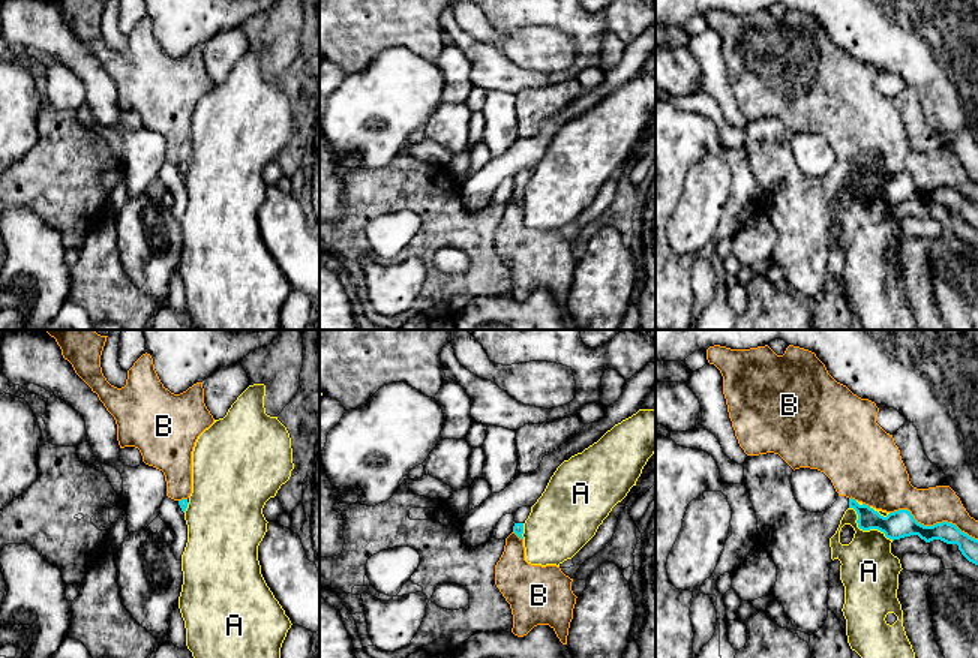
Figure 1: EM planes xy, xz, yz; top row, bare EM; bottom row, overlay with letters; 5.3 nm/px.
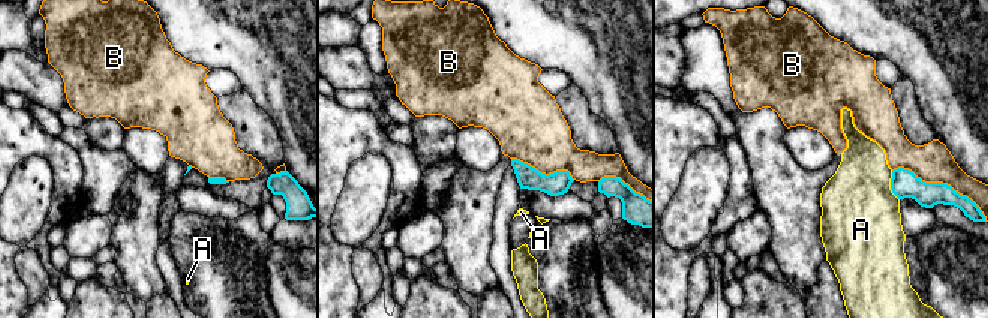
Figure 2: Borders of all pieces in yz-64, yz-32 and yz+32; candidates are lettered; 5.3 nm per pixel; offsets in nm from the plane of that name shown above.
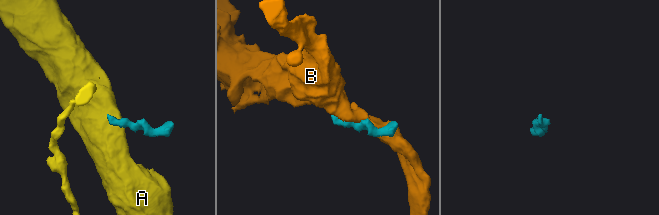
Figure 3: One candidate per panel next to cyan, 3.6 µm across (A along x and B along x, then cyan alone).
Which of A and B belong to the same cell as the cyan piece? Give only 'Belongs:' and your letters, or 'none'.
Belongs: none

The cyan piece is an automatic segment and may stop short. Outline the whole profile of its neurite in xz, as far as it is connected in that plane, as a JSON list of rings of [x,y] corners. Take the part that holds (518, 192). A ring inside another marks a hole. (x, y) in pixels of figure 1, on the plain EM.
[[[522,171],[519,172],[513,180],[514,180],[514,190],[513,190],[513,196],[524,204],[522,198],[524,198],[524,187],[528,183],[531,177],[531,171]]]

